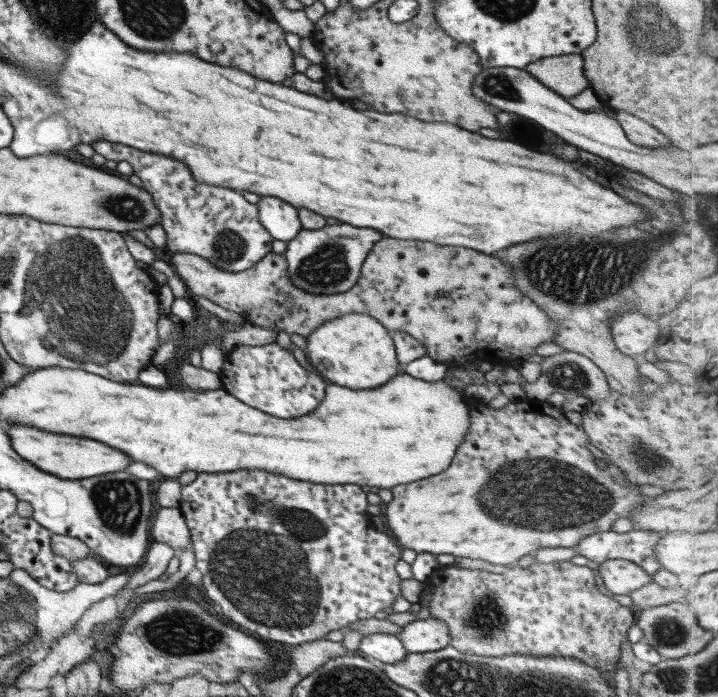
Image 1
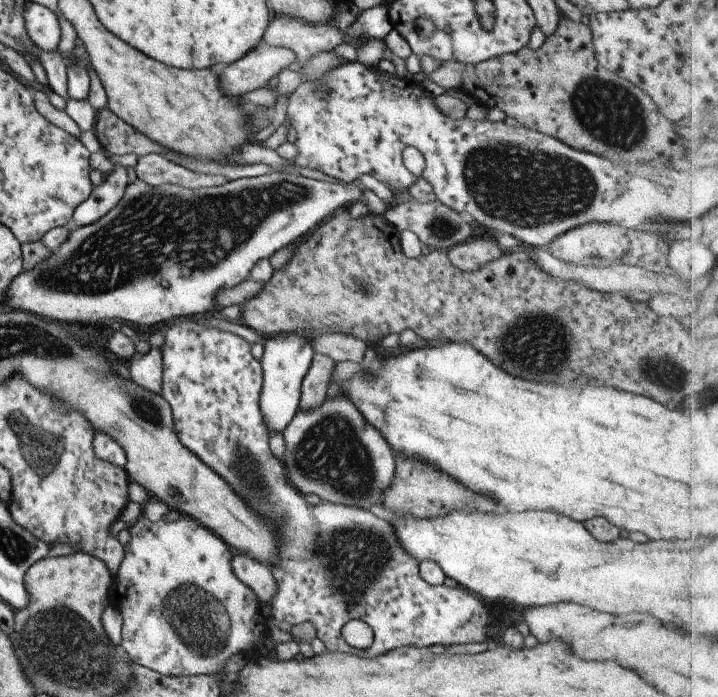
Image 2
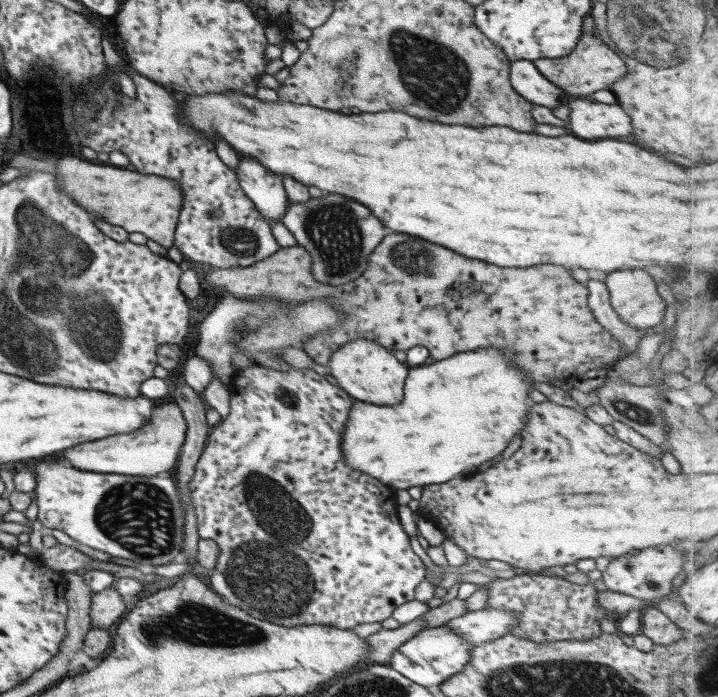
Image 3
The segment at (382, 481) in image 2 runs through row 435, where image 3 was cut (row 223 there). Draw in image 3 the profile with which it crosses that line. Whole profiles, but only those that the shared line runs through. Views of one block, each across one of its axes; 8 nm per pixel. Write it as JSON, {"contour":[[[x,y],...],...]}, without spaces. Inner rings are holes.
{"contour":[[[326,194],[324,202],[316,202],[312,197],[302,204],[288,202],[288,210],[281,221],[292,232],[297,244],[310,252],[314,278],[322,284],[332,286],[348,284],[360,278],[370,252],[388,234],[388,228],[384,228],[380,220],[370,216],[368,208],[358,202],[350,202],[338,194]]]}

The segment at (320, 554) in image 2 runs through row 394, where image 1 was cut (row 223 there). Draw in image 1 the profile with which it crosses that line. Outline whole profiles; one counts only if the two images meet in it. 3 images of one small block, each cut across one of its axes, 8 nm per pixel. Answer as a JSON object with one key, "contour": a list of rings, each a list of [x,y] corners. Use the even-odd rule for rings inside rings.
{"contour":[[[106,140],[94,142],[92,148],[96,153],[104,156],[106,160],[115,160],[117,163],[126,160],[131,164],[133,172],[141,180],[143,189],[150,193],[156,206],[160,209],[161,225],[167,236],[166,246],[171,251],[197,254],[208,259],[213,266],[216,265],[225,271],[242,272],[259,263],[273,249],[275,238],[260,224],[259,208],[248,202],[240,192],[219,186],[198,184],[194,180],[192,172],[186,168],[186,164],[172,160],[172,158],[166,158],[166,156],[160,156],[160,154],[140,152],[136,148],[128,148],[128,146],[106,142]]]}

